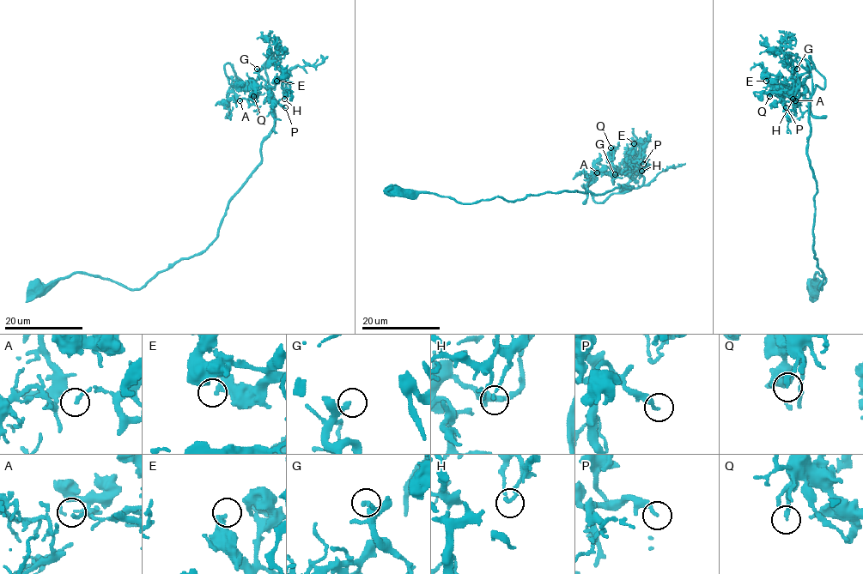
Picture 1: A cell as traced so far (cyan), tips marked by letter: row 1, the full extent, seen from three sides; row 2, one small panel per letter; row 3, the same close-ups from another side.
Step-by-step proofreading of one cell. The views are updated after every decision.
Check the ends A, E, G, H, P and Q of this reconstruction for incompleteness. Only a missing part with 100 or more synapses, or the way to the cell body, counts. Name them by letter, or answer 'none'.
G

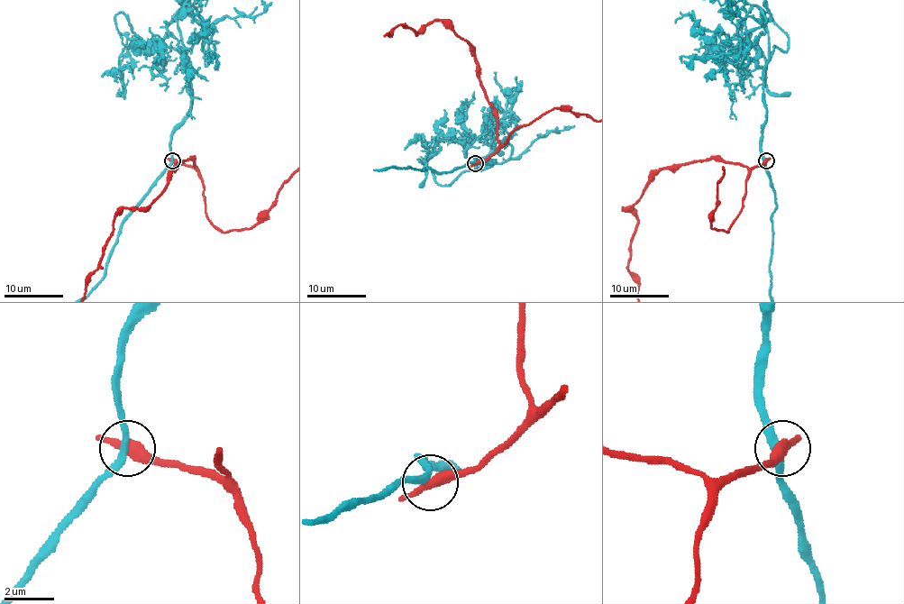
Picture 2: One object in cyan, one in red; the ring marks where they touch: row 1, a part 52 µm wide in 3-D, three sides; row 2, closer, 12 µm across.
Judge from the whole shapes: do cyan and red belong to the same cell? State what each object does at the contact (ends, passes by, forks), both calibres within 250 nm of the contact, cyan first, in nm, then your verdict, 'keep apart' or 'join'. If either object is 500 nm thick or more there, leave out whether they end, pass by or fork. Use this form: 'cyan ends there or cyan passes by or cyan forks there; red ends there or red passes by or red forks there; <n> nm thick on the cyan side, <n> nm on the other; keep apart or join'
cyan passes by; red passes by; 280 nm thick on the cyan side, 400 nm on the other; keep apart

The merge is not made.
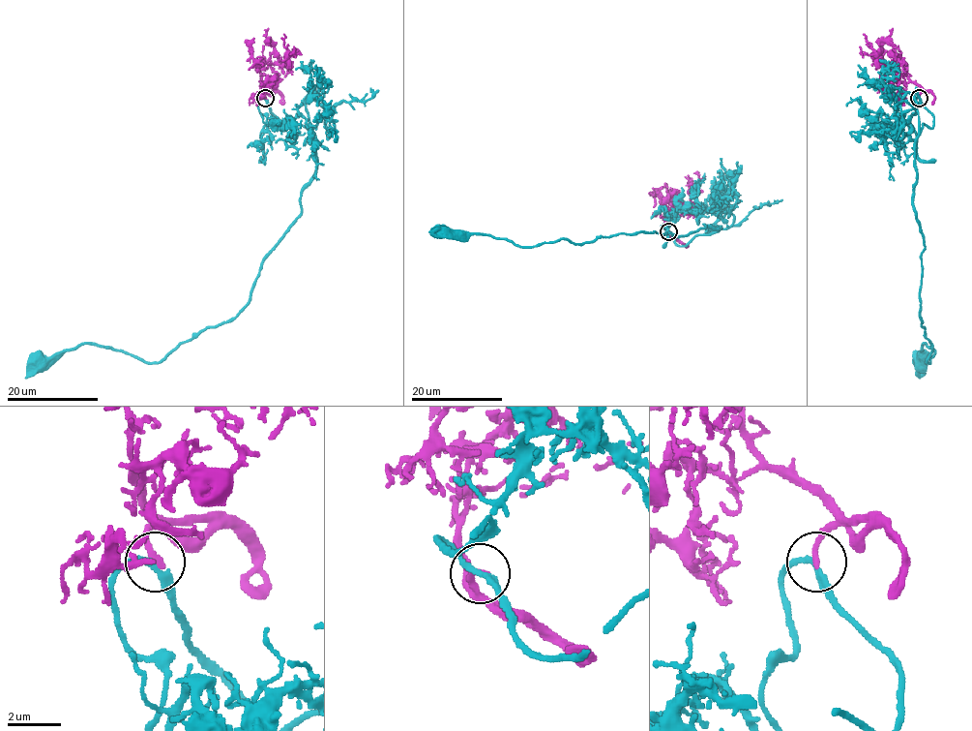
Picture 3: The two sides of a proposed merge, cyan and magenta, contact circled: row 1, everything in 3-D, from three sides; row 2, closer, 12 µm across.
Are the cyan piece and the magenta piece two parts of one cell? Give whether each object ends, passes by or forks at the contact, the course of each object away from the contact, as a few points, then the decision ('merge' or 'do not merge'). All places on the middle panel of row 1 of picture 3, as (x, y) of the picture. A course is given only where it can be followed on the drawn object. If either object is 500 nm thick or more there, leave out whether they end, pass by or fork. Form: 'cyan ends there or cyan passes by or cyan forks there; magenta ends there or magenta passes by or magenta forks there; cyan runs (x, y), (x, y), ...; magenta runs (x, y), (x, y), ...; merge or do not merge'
cyan passes by; magenta ends there; cyan runs (667, 231), (686, 246), (721, 228), (535, 246), (429, 232); magenta runs (668, 231), (666, 233), (663, 219), (670, 216), (677, 206), (692, 205), (687, 175); merge

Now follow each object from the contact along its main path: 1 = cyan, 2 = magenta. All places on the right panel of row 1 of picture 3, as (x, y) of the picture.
1: (919, 98), (934, 117), (914, 150), (927, 362), (934, 351), (924, 343), (920, 378)
2: (919, 98), (922, 88), (909, 78), (904, 62), (894, 54), (893, 66), (887, 66), (863, 34)

